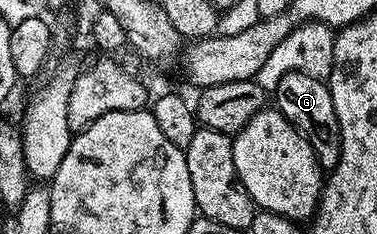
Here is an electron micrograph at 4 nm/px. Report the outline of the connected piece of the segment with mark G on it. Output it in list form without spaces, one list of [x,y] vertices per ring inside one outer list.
[[[286,72],[286,76],[278,80],[274,97],[276,97],[275,109],[279,110],[282,116],[286,116],[286,120],[290,120],[290,124],[294,124],[298,132],[302,132],[310,148],[314,148],[321,171],[331,172],[340,162],[342,140],[338,116],[334,112],[334,100],[327,81],[308,76],[306,72]]]

